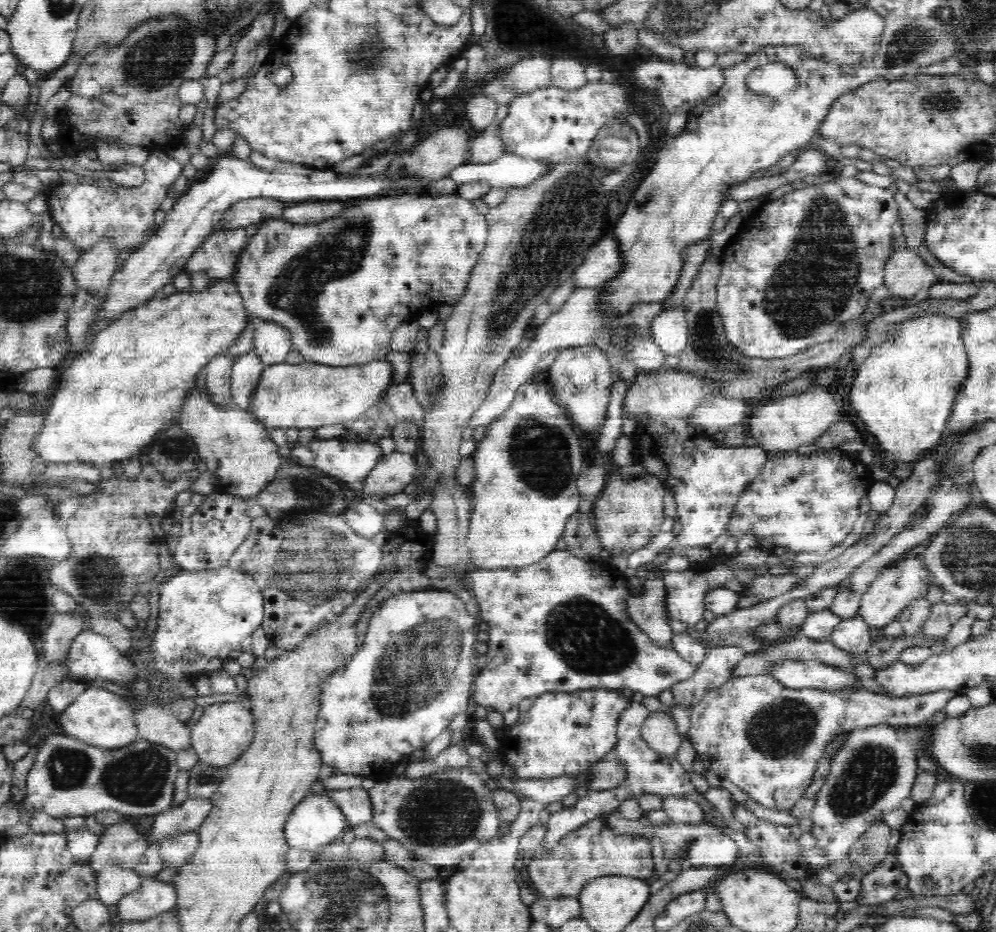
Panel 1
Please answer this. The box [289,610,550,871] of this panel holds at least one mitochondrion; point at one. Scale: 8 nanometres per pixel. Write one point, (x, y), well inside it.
(410, 672)

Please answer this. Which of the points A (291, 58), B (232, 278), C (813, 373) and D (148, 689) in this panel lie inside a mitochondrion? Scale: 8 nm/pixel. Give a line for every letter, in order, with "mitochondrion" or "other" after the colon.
A: other
B: other
C: other
D: other

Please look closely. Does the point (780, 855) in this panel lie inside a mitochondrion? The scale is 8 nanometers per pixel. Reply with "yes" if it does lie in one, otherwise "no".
no

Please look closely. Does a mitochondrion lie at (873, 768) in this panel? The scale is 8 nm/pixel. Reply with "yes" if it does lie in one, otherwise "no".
yes

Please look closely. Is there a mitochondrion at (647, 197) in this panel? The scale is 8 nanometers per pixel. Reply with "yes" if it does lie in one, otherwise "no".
yes

